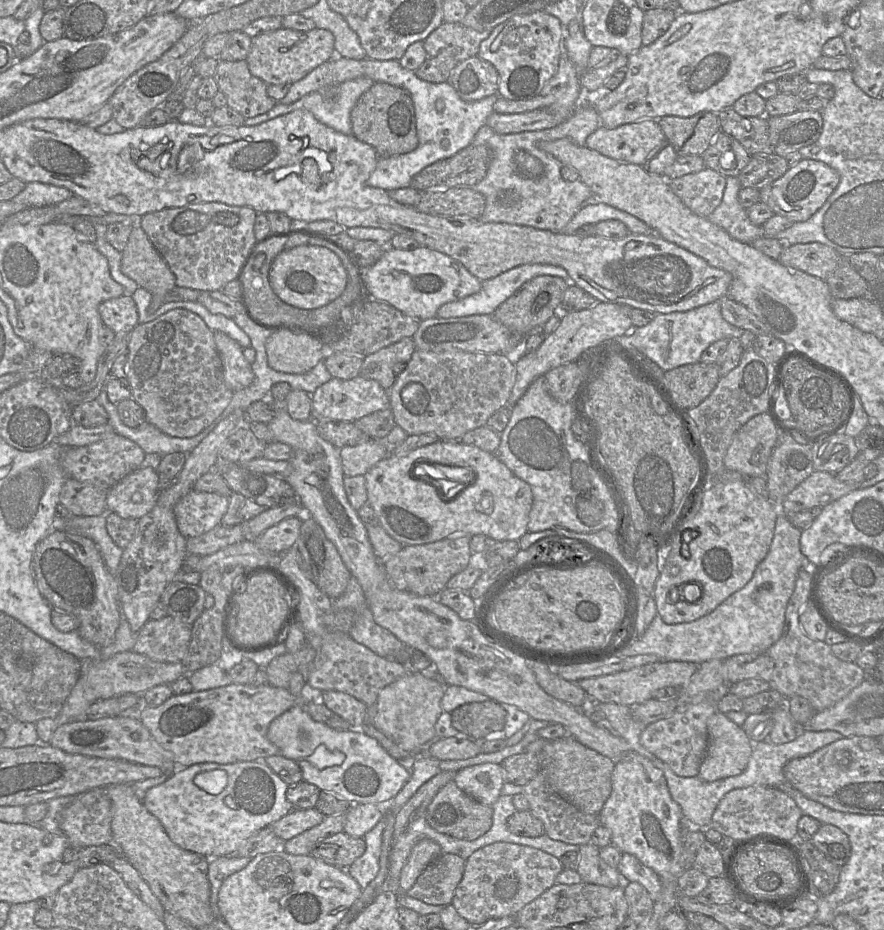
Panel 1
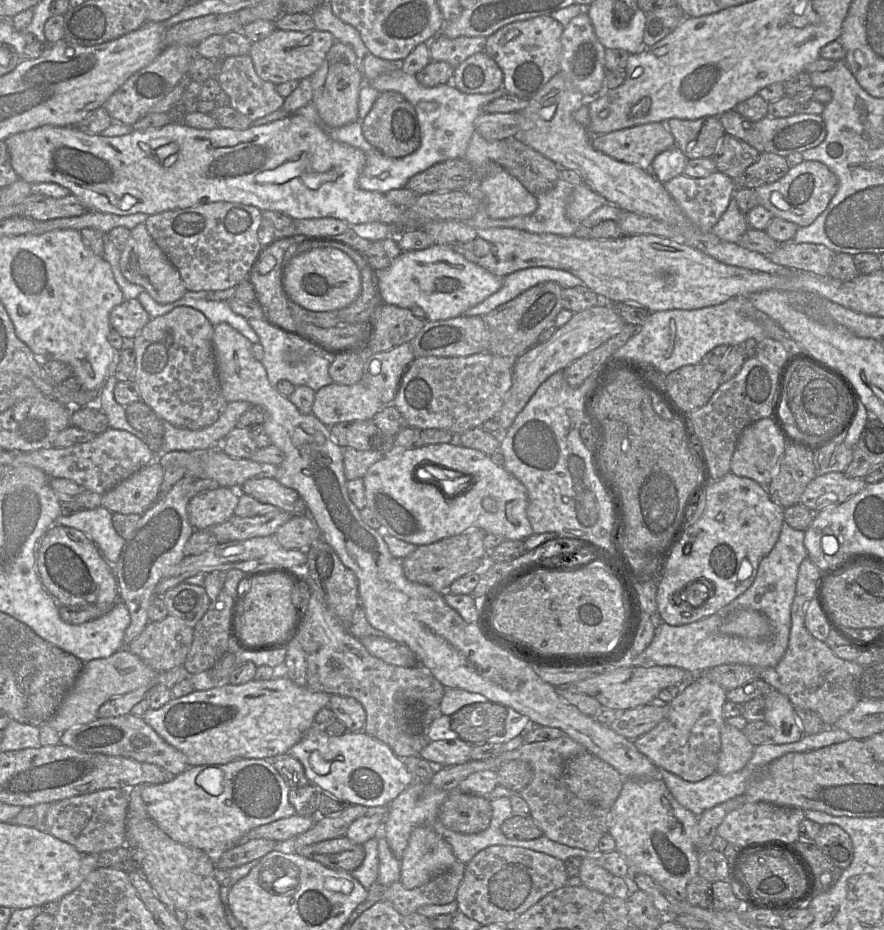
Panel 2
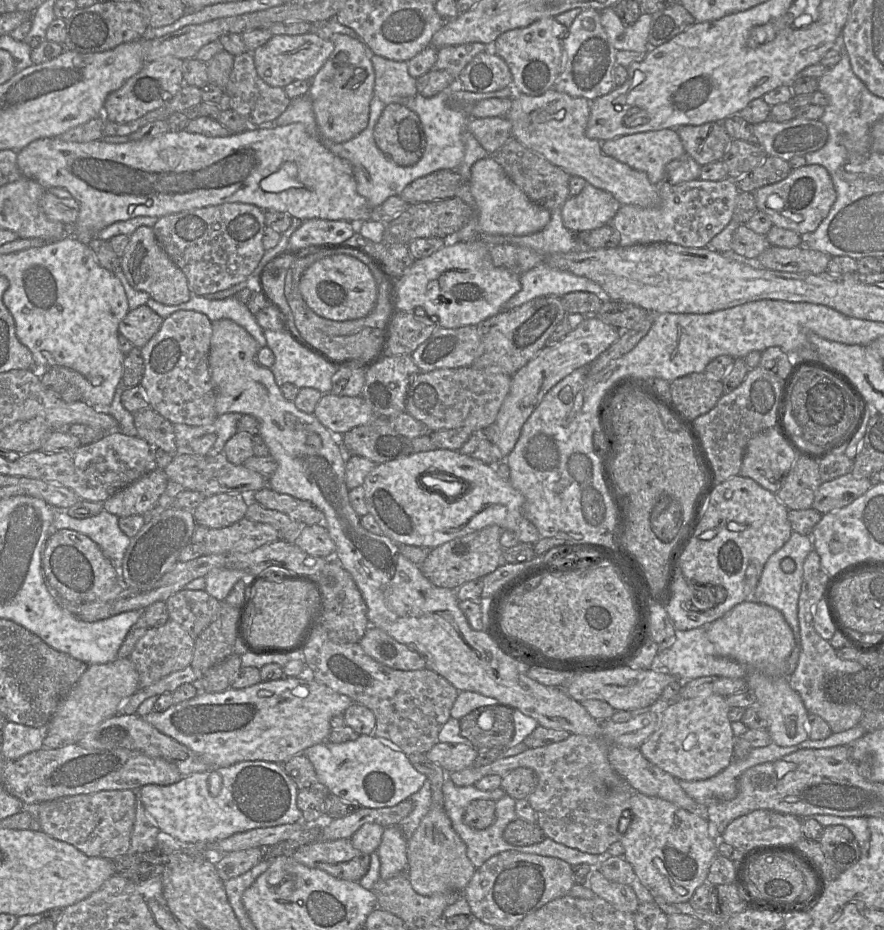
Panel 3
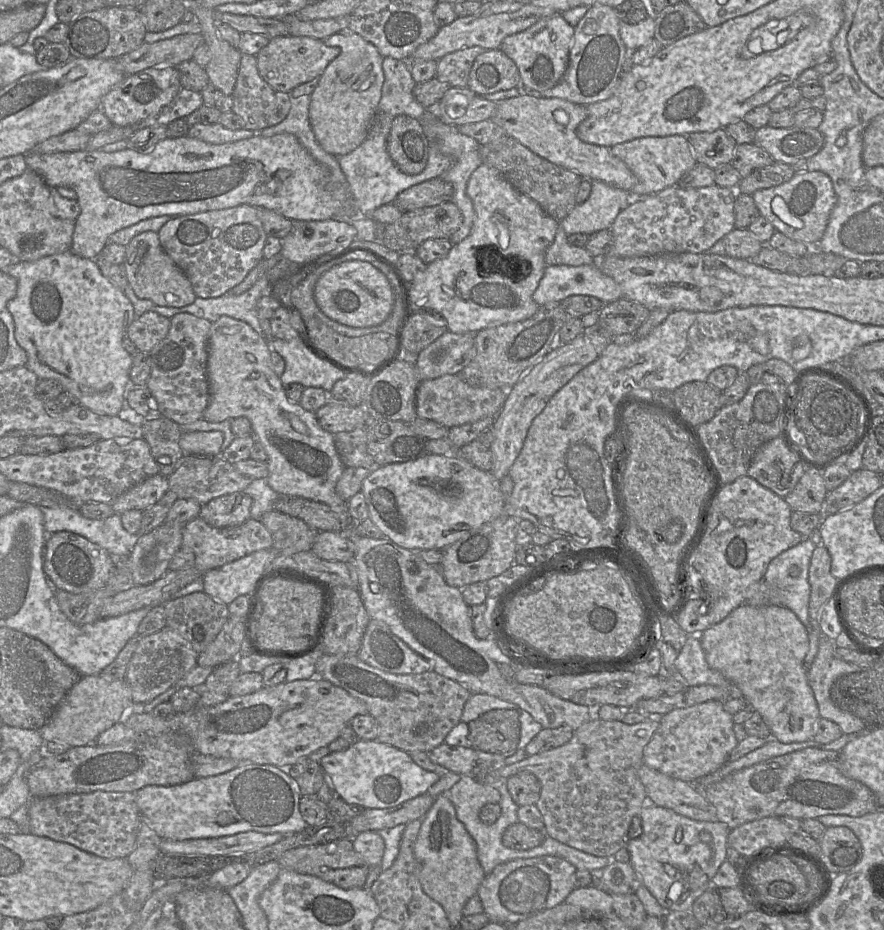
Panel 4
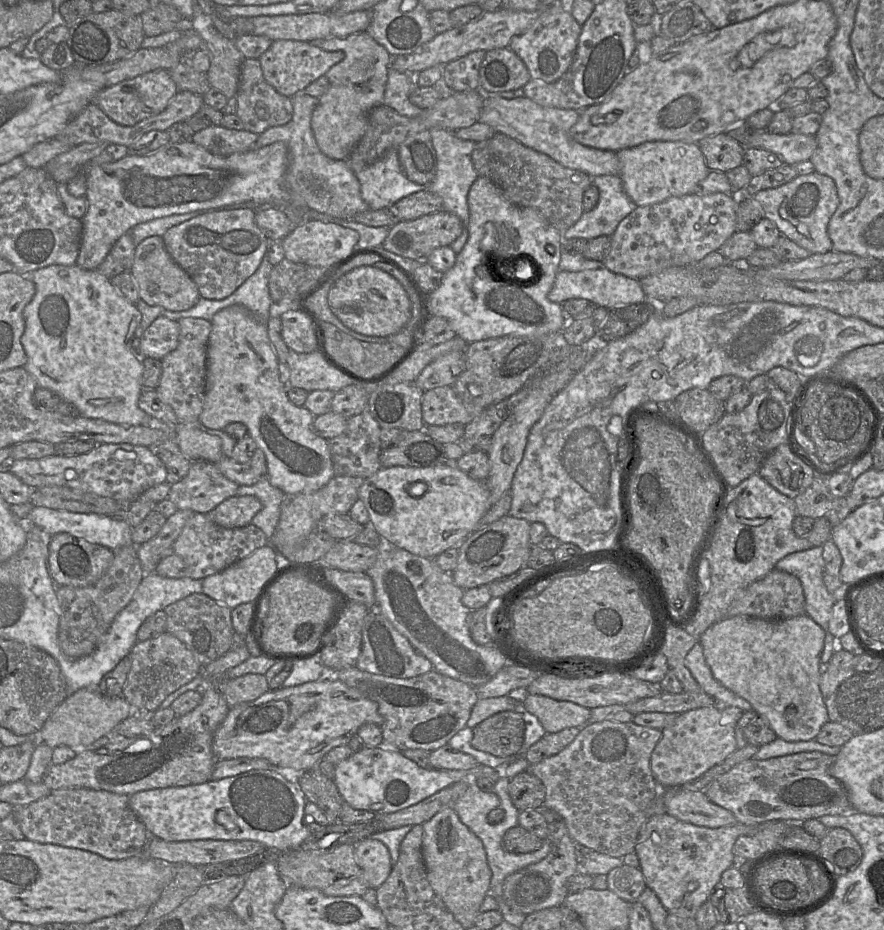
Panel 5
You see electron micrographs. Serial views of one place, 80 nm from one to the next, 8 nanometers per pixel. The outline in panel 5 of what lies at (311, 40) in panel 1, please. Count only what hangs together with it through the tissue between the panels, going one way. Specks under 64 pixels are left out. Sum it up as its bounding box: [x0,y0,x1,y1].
[259,40,344,97]

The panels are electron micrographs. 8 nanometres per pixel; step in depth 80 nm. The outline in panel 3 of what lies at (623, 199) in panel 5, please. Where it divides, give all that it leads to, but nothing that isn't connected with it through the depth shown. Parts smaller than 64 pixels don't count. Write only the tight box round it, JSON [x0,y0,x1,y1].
[562,184,621,231]

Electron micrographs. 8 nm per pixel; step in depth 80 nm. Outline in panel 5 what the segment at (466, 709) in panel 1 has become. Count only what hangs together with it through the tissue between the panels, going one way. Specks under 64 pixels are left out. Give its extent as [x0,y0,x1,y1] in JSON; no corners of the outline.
[471,710,525,757]

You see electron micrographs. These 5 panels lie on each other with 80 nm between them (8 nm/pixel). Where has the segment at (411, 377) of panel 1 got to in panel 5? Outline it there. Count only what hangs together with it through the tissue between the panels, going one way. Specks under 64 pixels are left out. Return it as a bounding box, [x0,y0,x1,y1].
[422,386,484,425]

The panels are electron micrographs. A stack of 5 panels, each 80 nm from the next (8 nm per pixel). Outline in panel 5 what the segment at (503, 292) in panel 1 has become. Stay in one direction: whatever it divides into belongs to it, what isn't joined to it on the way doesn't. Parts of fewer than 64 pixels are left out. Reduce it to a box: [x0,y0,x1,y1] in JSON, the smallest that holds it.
[548,267,649,309]

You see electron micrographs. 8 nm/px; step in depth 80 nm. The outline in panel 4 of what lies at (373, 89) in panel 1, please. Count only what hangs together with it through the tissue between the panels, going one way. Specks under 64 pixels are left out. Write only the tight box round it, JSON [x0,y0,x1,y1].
[387,115,429,173]

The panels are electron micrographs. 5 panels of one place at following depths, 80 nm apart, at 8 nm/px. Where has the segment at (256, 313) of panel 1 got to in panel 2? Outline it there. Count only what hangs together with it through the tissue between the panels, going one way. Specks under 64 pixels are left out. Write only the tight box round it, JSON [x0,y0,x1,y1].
[248,238,381,354]

